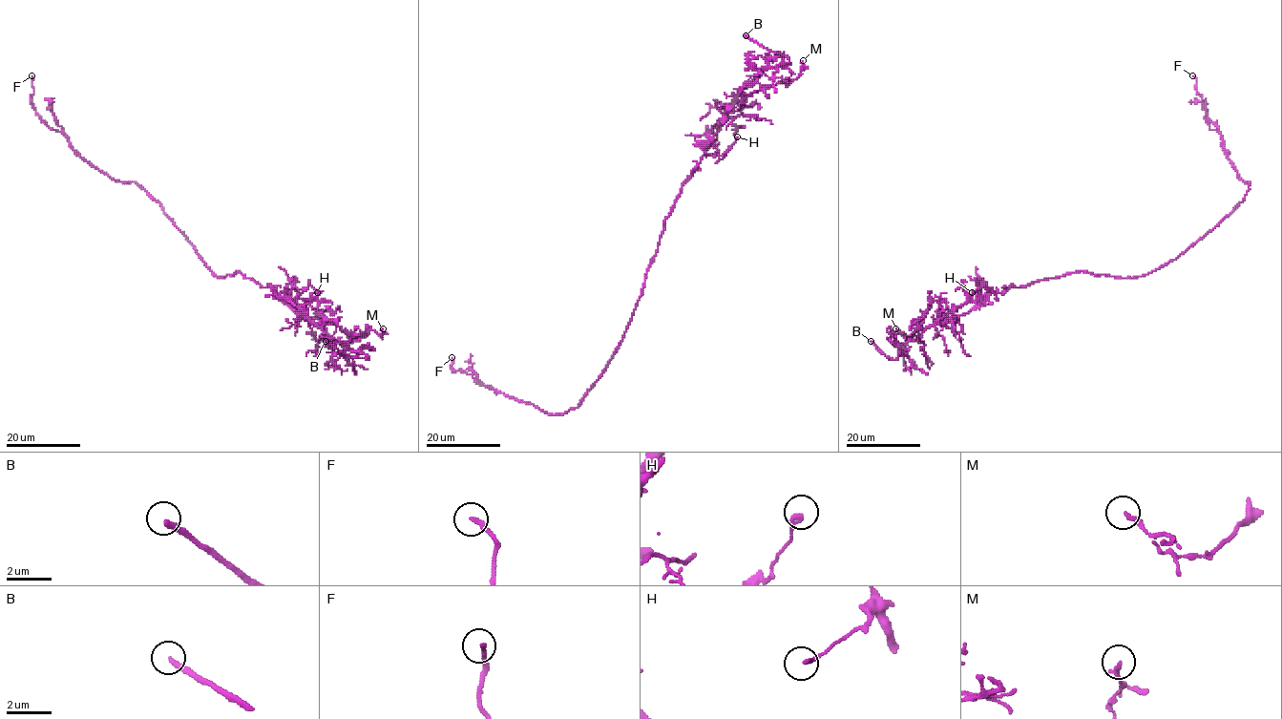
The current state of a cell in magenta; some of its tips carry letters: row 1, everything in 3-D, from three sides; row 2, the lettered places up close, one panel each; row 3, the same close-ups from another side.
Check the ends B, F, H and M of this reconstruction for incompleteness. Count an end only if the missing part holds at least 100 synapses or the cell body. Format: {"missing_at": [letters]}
{"missing_at": ["B"]}

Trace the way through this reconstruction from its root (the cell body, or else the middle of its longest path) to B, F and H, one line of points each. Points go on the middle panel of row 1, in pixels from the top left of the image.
B: (641, 289), (665, 218), (706, 148), (708, 133), (737, 95), (761, 73), (788, 62), (787, 56), (746, 35)
F: (641, 289), (607, 368), (582, 401), (563, 412), (546, 413), (480, 385), (471, 374), (454, 370), (451, 357)
H: (641, 289), (665, 218), (682, 185), (704, 155), (721, 155), (732, 145), (737, 137)

